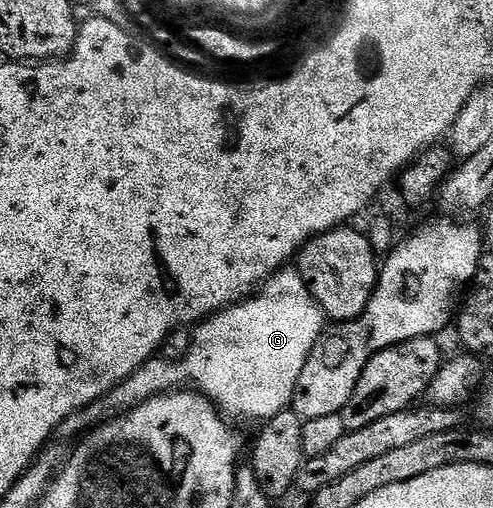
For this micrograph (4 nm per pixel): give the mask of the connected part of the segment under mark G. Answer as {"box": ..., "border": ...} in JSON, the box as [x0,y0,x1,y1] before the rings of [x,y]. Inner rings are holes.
{"box":[85,271,325,422],"border":[[[291,271],[276,272],[258,289],[257,294],[248,296],[230,308],[223,308],[202,321],[194,329],[191,348],[183,360],[171,361],[164,358],[148,360],[142,369],[134,372],[126,382],[118,384],[112,392],[105,394],[95,404],[90,404],[85,409],[86,415],[91,415],[95,422],[99,422],[104,418],[114,417],[126,409],[134,408],[135,405],[142,404],[144,400],[150,400],[153,396],[166,394],[180,386],[191,385],[210,397],[228,417],[240,416],[243,420],[266,422],[273,419],[277,413],[288,411],[292,407],[291,399],[294,396],[296,399],[300,391],[307,359],[321,339],[321,333],[324,331],[323,320],[325,321],[325,313],[312,298],[302,275],[298,271]]]}

